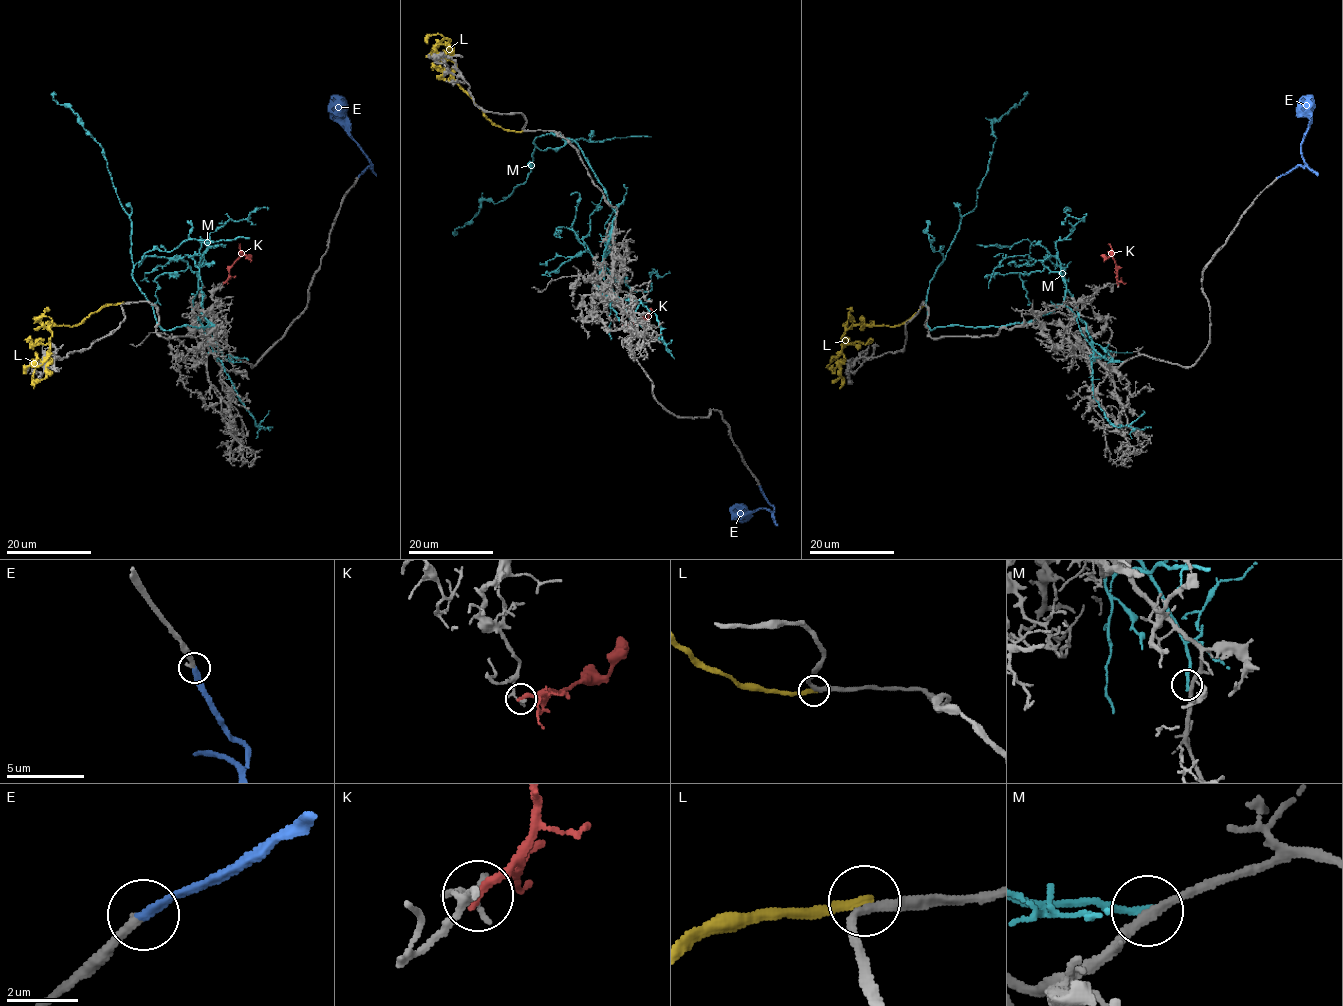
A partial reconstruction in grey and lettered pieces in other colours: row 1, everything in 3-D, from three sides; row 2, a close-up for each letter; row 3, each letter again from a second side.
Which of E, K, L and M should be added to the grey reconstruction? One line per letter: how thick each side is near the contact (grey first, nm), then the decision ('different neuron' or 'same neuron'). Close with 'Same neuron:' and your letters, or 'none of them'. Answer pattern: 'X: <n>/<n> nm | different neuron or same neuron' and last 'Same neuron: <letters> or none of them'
E: 280/300 nm | same neuron
K: 240/280 nm | different neuron
L: 240/280 nm | different neuron
M: 240/240 nm | different neuron
Same neuron: E

